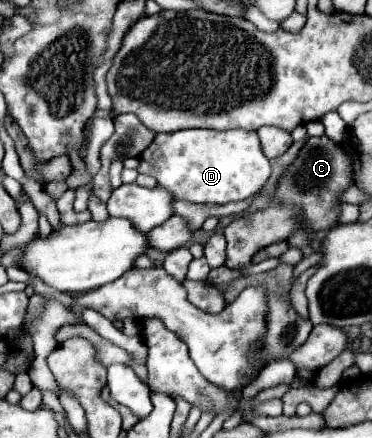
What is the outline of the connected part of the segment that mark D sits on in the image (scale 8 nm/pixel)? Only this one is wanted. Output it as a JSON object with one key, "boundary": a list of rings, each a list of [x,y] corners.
{"boundary":[[[182,129],[158,133],[150,147],[140,155],[138,173],[152,175],[160,185],[170,189],[176,199],[192,203],[230,203],[244,201],[258,193],[272,169],[254,131]]]}

